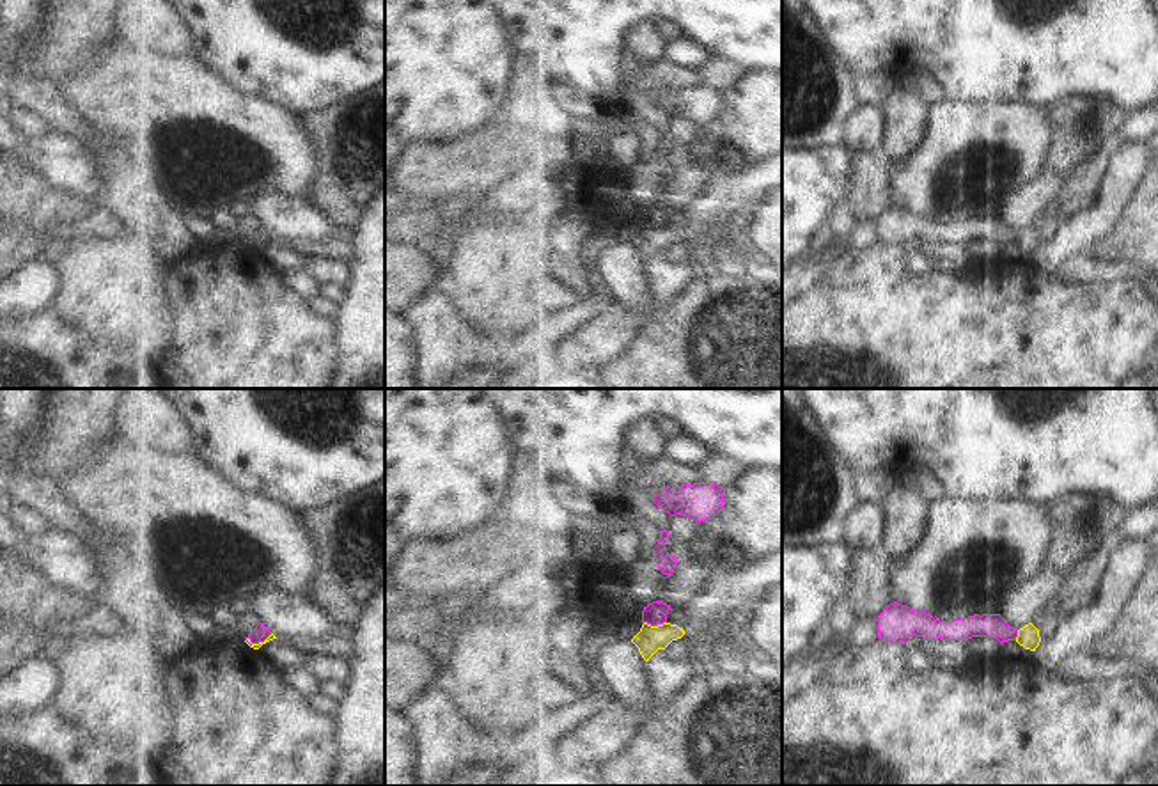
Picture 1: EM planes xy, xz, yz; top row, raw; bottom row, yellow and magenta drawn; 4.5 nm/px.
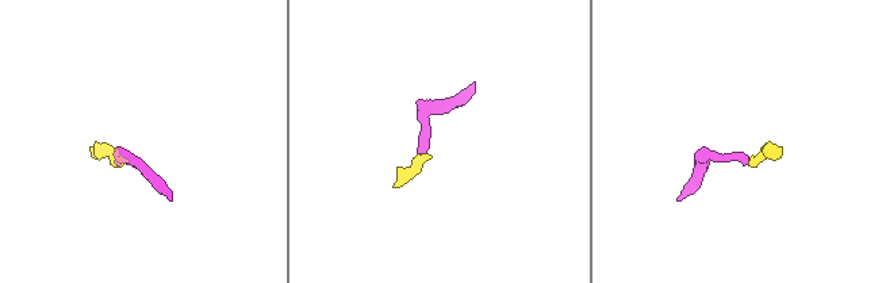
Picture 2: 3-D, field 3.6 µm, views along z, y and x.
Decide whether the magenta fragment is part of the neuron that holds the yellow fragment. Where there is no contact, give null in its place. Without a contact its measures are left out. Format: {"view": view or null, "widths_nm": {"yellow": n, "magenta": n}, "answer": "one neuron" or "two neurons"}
{"view": "xz", "widths_nm": {"yellow": 120, "magenta": 100}, "answer": "two neurons"}

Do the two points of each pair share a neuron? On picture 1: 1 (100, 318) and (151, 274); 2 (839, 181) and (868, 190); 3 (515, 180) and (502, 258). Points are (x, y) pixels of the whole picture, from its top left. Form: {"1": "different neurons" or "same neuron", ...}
{"1": "same neuron", "2": "different neurons", "3": "different neurons"}

